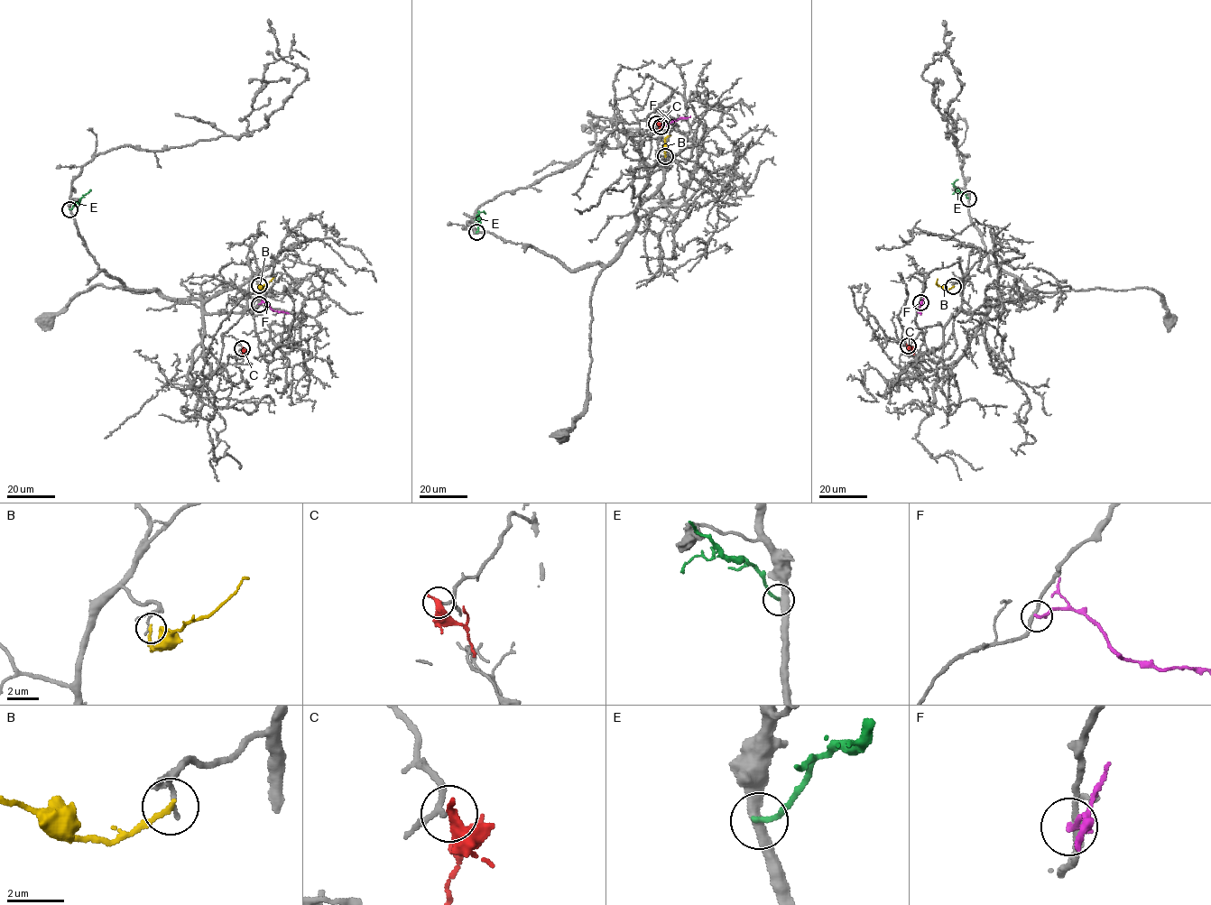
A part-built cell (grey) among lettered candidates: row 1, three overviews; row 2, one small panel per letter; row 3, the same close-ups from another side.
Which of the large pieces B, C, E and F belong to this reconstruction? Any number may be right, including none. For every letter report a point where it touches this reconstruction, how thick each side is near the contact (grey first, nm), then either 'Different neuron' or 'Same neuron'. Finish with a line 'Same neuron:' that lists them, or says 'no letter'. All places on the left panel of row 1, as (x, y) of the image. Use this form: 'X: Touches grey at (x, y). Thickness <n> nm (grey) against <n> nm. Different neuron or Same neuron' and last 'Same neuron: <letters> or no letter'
B: Touches grey at (259, 285). Thickness 100 nm (grey) against 170 nm. Different neuron
C: Touches grey at (242, 348). Thickness 100 nm (grey) against 460 nm. Same neuron
E: Touches grey at (69, 209). Thickness 400 nm (grey) against 190 nm. Different neuron
F: Touches grey at (259, 304). Thickness 200 nm (grey) against 200 nm. Different neuron
Same neuron: C

